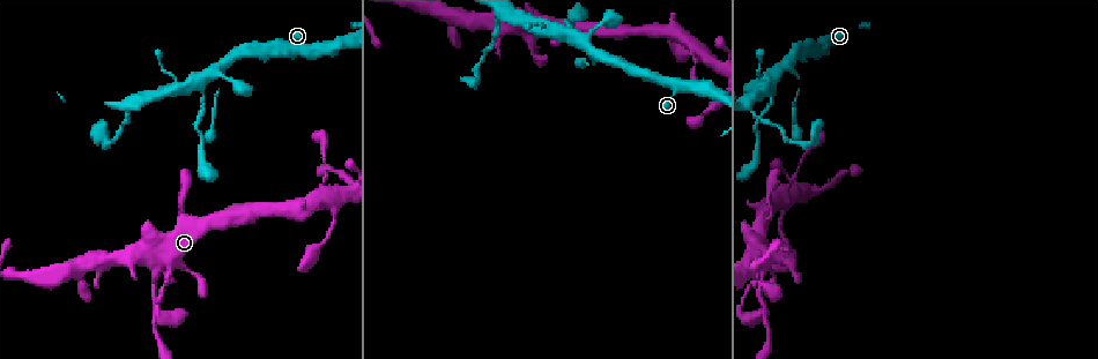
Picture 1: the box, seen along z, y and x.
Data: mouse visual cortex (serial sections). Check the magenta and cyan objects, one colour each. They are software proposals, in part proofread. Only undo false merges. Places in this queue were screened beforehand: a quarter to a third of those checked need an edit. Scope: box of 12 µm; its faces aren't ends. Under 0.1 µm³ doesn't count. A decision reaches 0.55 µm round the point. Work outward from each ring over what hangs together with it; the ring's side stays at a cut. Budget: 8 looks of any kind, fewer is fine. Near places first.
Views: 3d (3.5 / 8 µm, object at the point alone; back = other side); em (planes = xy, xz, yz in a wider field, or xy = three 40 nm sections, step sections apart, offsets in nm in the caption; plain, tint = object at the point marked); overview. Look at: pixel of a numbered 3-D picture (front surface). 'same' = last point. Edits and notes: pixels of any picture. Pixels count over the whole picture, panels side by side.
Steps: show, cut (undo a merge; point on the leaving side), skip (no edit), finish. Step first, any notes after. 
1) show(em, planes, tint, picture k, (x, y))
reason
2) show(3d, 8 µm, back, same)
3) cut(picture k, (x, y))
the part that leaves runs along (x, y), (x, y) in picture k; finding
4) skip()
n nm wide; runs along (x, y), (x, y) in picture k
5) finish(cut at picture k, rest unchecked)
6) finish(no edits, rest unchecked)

show(3d, 3.5 µm, picture 1, (568, 35))
thin arm on a thick one

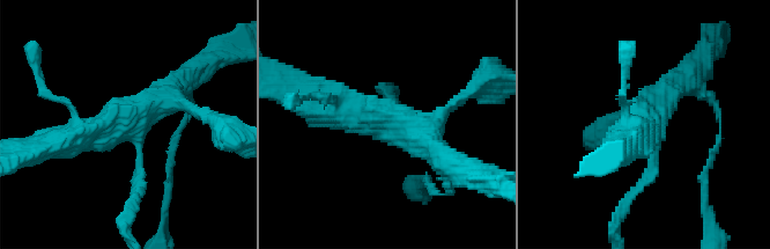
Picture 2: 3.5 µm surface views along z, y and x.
show(em, xy, step 3, tint, picture 2, (127, 122))
3 arms; arms of 100, 350, 400 nm; shape alone is not enough

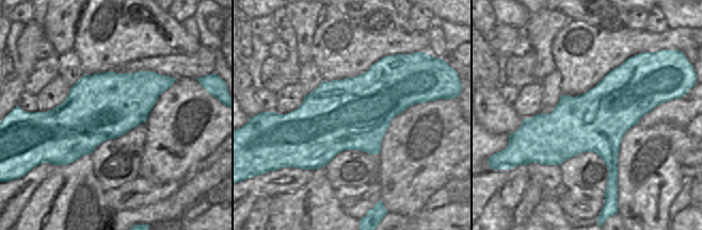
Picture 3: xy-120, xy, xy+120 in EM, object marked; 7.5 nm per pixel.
skip()
runs along (180, 81), (127, 124), (57, 145) in picture 2; all the same cell

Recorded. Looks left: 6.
show(3d, 8 µm, picture 1, (126, 120))
abrupt turn

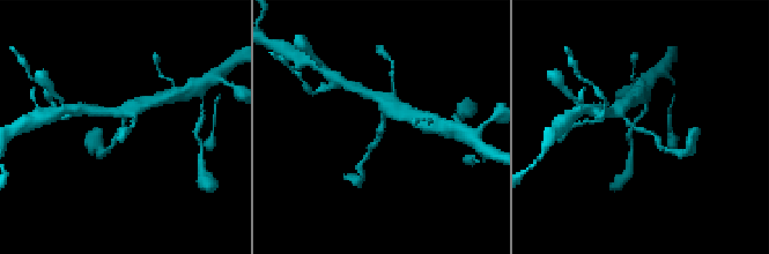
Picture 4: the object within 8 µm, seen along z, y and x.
show(em, xy, step 1, tint, picture 4, (632, 123))

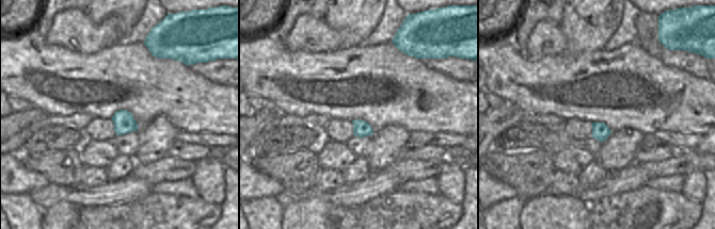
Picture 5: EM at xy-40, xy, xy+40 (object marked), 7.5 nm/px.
skip()
runs along (625, 104), (625, 119), (657, 140) in picture 4; one cell here

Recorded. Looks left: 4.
show(3d, 3.5 µm, picture 1, (765, 309))
arms part here

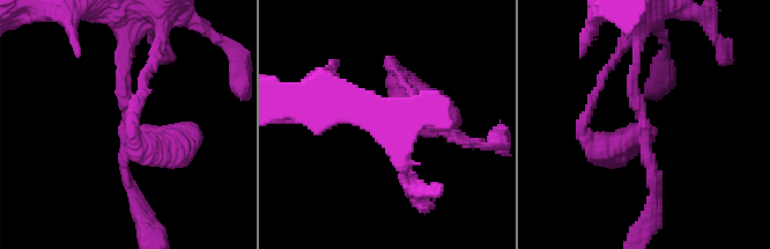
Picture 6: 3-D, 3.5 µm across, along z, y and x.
show(em, planes, tint, picture 6, (640, 121))
shape alone is not enough

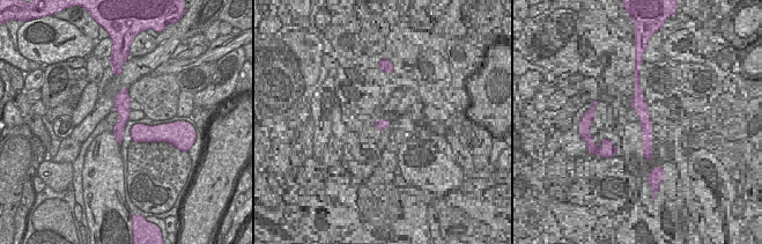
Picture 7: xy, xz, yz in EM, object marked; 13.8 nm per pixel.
skip()
runs along (124, 90), (119, 138) in picture 7; one cell here

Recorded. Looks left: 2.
finish(no edits, rest unchecked)

